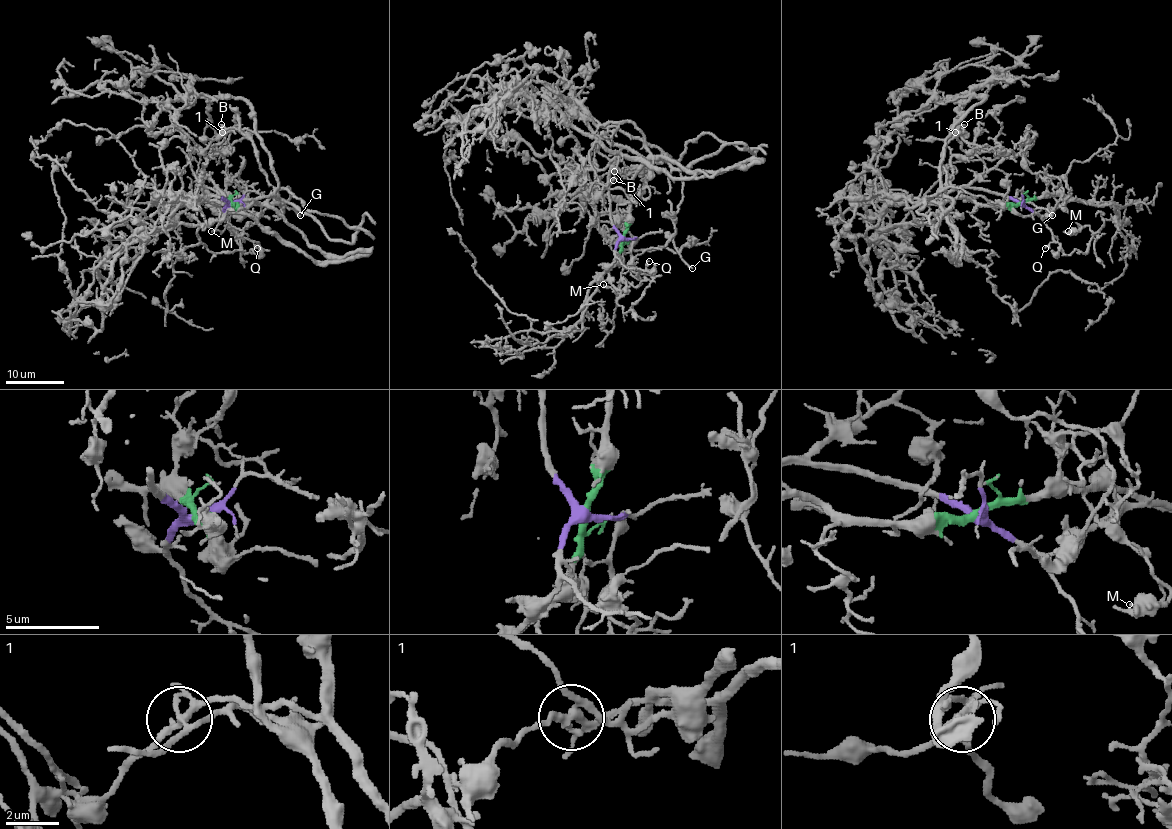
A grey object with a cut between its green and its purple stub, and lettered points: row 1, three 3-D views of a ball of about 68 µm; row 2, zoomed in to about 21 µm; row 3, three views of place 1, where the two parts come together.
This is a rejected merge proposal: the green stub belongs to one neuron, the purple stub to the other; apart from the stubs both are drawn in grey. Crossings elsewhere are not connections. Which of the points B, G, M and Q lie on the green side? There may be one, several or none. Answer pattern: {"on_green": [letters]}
{"on_green": ["M"]}

